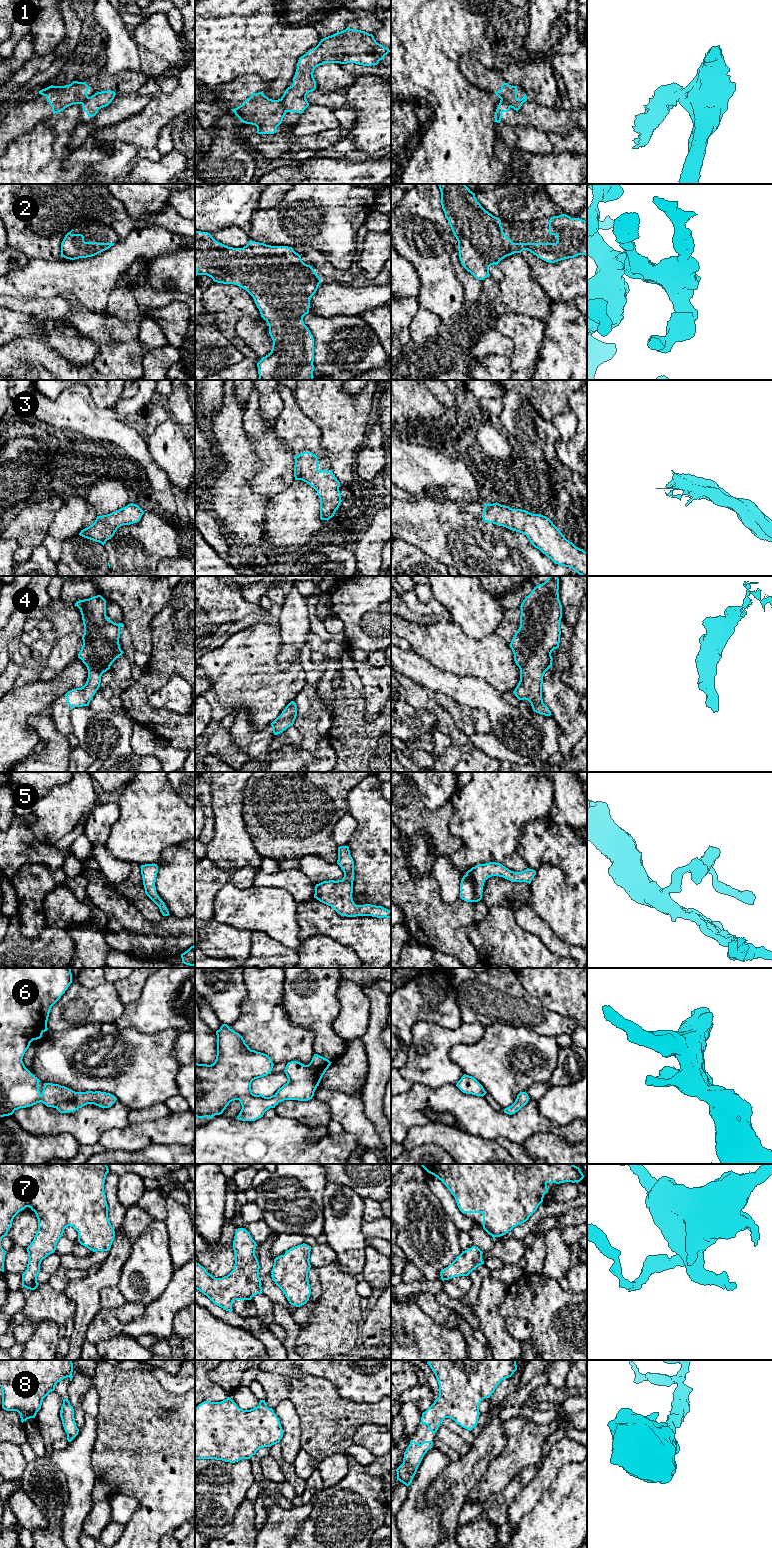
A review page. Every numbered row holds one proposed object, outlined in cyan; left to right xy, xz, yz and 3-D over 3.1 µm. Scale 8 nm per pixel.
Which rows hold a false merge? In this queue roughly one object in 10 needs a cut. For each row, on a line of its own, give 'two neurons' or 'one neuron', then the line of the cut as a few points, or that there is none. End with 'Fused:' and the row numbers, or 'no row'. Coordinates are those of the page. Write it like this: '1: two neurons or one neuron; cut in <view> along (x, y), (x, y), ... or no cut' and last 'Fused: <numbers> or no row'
1: two neurons; cut in xz along (279, 99), (286, 111)
2: one neuron; no cut
3: one neuron; no cut
4: one neuron; no cut
5: one neuron; no cut
6: one neuron; no cut
7: one neuron; no cut
8: one neuron; no cut
Fused: 1

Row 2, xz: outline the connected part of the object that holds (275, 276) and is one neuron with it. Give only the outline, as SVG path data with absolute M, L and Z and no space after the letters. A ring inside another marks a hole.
M195 231L195 269L196 276L207 275L214 282L237 285L253 297L273 340L271 352L257 363L258 380L313 380L314 338L303 317L309 313L310 299L316 293L321 278L312 266L302 261L301 255L292 247L271 246L252 240L243 248L228 247L216 241L208 232Z

